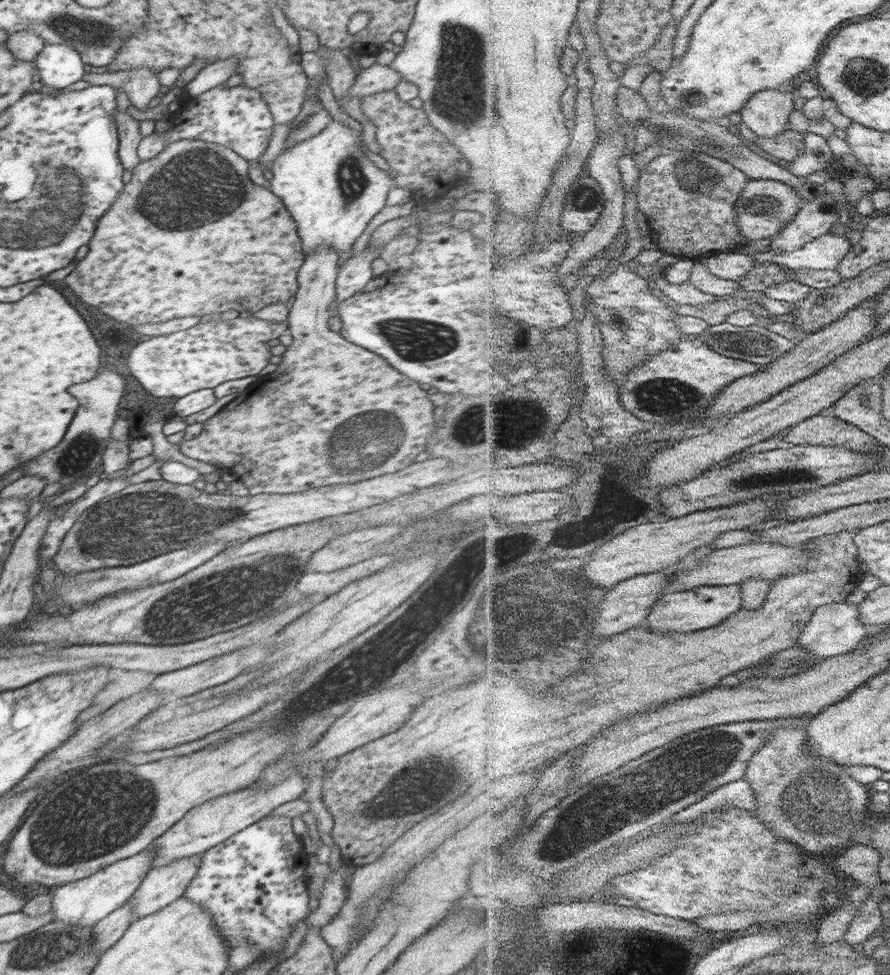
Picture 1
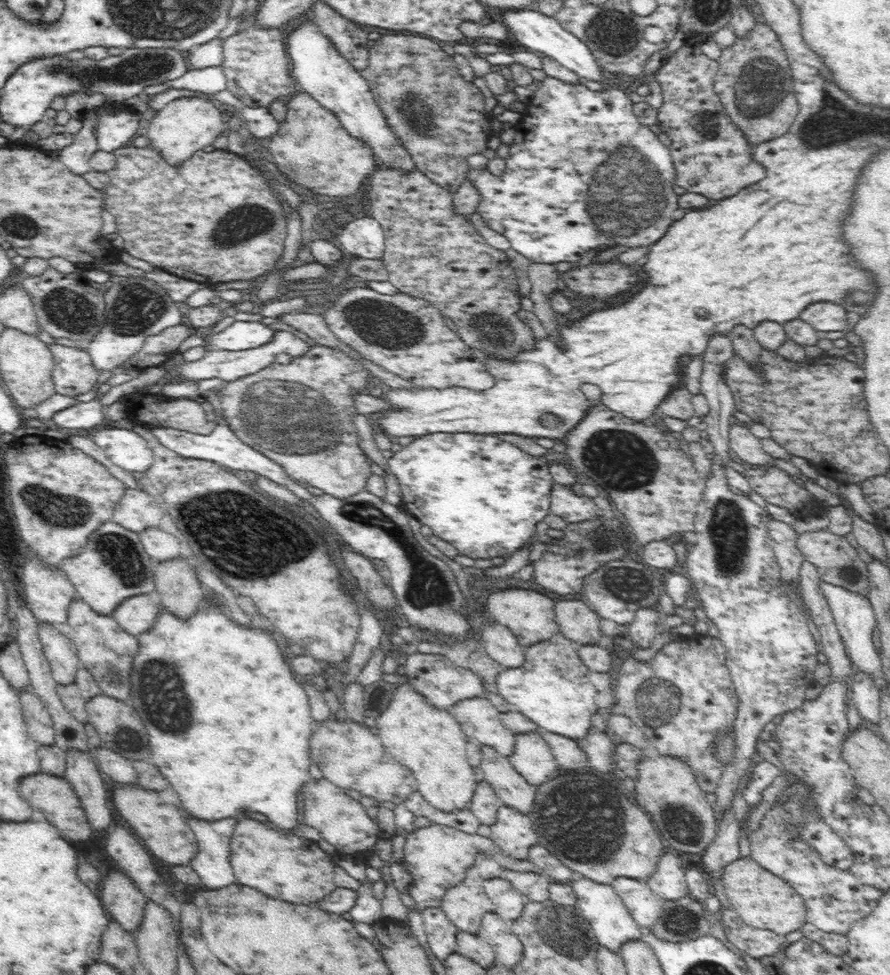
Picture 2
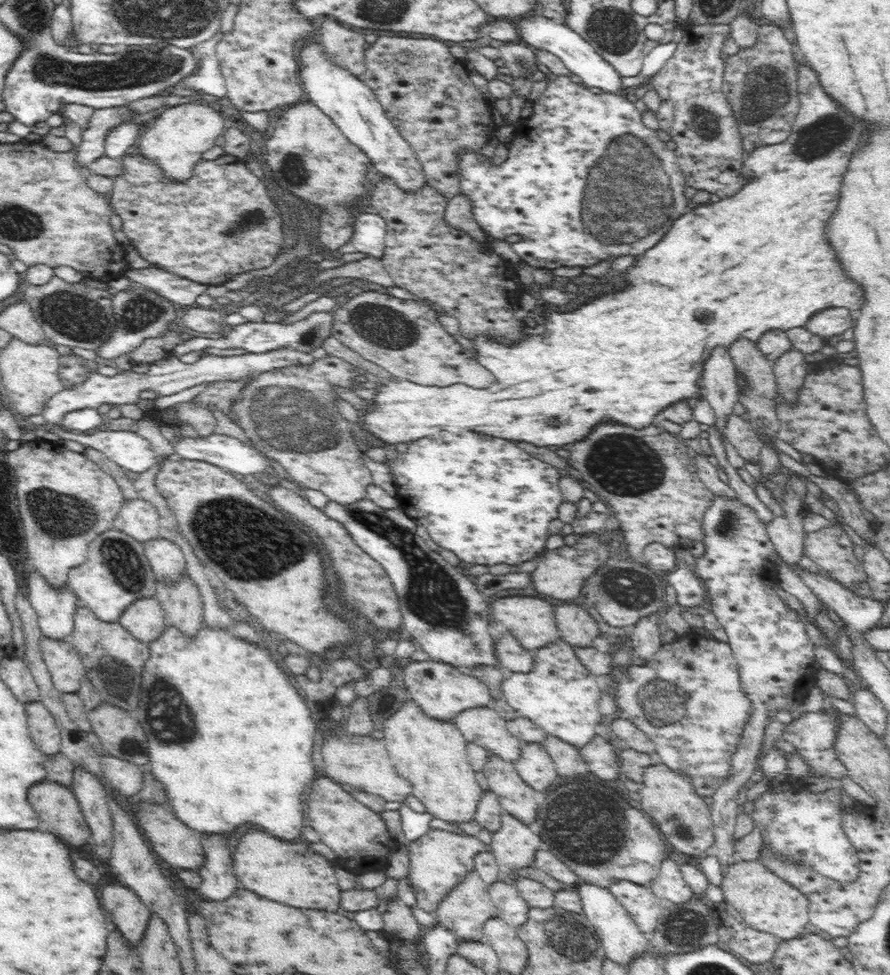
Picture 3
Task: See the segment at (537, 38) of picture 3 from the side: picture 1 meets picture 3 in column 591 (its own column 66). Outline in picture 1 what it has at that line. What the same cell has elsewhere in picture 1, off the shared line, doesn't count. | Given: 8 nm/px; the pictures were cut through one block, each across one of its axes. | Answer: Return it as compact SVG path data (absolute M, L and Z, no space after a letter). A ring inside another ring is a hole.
M47 44L35 59L41 83L55 91L64 89L86 74L79 50L64 44Z

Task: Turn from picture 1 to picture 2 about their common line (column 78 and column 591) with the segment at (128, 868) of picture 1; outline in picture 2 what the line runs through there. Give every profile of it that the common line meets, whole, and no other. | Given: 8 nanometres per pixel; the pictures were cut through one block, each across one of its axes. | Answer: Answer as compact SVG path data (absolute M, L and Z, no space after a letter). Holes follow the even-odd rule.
M582 877L570 882L577 900L575 906L580 910L587 927L594 930L594 934L602 947L620 952L622 946L631 940L641 940L641 928L636 924L633 916L628 912L622 898L616 894L614 887L610 884L600 884Z

